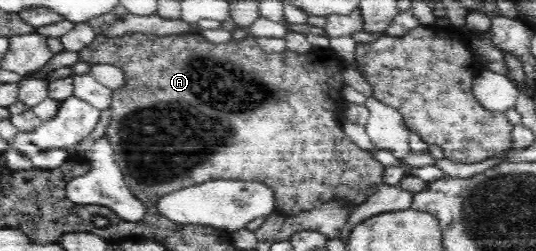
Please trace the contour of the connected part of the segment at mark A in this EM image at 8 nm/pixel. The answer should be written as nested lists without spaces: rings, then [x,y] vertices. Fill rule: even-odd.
[[[199,33],[180,34],[171,36],[159,36],[152,34],[125,34],[117,38],[109,38],[97,35],[96,39],[88,47],[80,49],[80,61],[88,63],[90,66],[105,63],[113,65],[124,72],[125,80],[121,89],[114,91],[111,103],[111,120],[106,129],[106,136],[114,149],[116,165],[123,171],[123,179],[131,193],[139,201],[159,201],[159,197],[173,193],[183,187],[199,185],[205,181],[215,179],[241,179],[245,181],[261,181],[270,188],[274,188],[275,205],[278,213],[286,216],[294,216],[301,212],[310,212],[311,209],[319,208],[327,203],[339,203],[341,207],[350,205],[361,205],[374,189],[383,183],[386,167],[375,160],[371,153],[361,149],[359,145],[353,144],[351,137],[347,137],[343,131],[342,120],[343,108],[346,104],[344,90],[347,84],[341,77],[341,71],[337,71],[337,65],[342,65],[342,61],[337,54],[327,48],[327,61],[319,61],[317,57],[311,59],[309,54],[295,54],[293,51],[283,49],[278,52],[265,52],[257,42],[257,39],[249,35],[241,41],[230,40],[223,44],[213,44]],[[327,63],[327,87],[325,87],[325,73],[321,77],[321,69]]]

